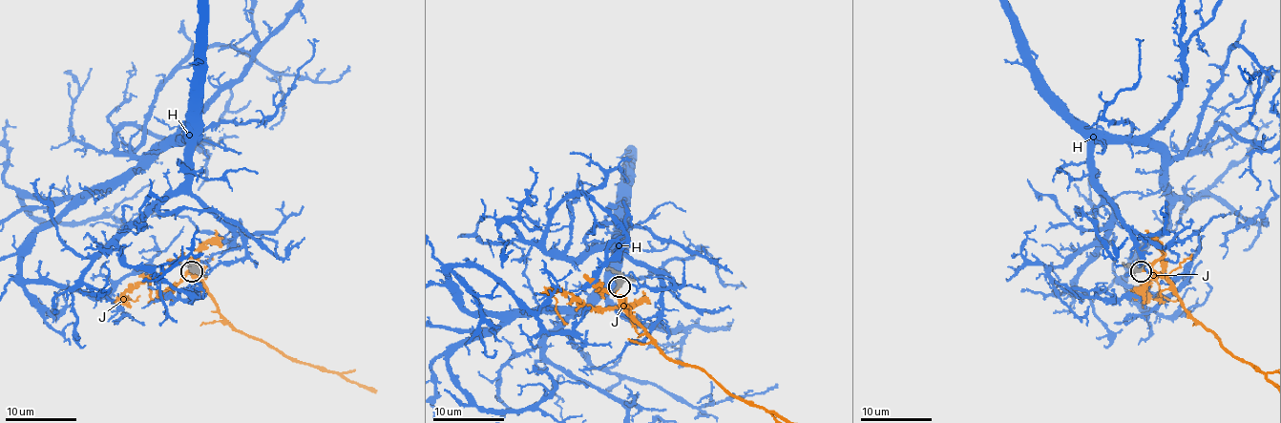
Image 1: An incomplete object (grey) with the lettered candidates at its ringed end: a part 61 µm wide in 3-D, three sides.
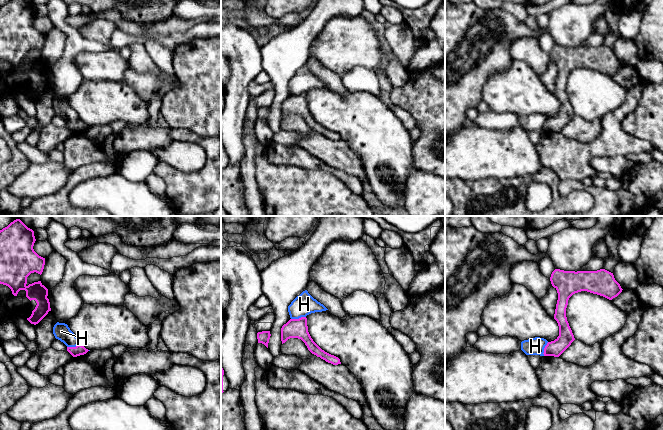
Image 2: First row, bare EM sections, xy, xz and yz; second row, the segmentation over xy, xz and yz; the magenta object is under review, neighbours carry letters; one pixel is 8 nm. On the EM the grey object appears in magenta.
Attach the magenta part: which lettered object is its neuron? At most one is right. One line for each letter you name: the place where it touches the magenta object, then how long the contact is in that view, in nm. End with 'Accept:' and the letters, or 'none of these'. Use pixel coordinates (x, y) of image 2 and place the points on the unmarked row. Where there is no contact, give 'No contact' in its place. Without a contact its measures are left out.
J: No contact
Accept: J

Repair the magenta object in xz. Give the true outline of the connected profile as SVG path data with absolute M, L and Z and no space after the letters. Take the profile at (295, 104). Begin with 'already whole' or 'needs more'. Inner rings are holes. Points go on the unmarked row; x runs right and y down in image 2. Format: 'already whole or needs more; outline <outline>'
already whole; outline M301 93L299 95L290 95L286 100L282 102L282 120L290 114L301 115L312 130L316 131L317 133L320 133L326 138L331 139L333 141L341 140L340 135L338 133L325 128L313 117L308 108L306 93Z

